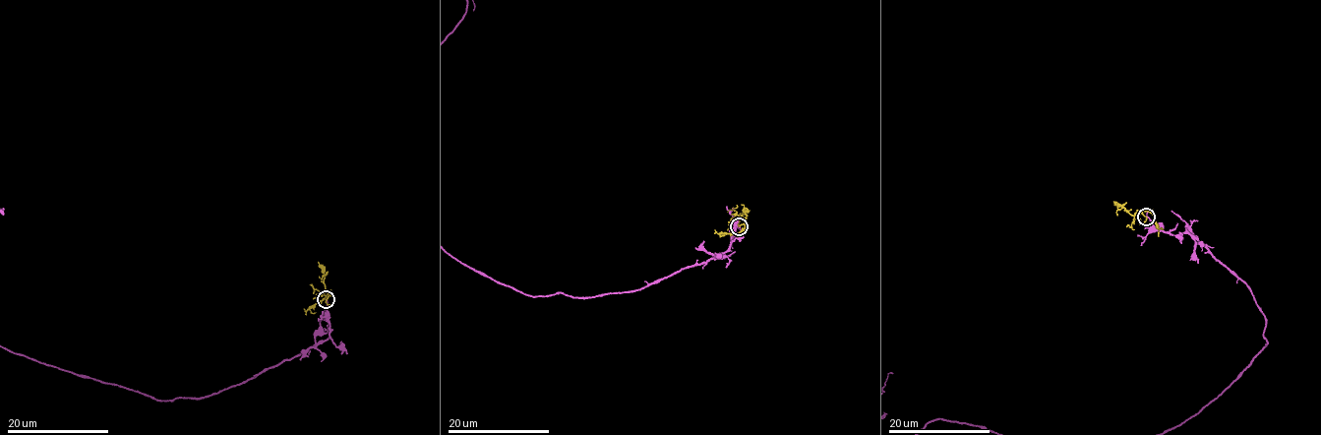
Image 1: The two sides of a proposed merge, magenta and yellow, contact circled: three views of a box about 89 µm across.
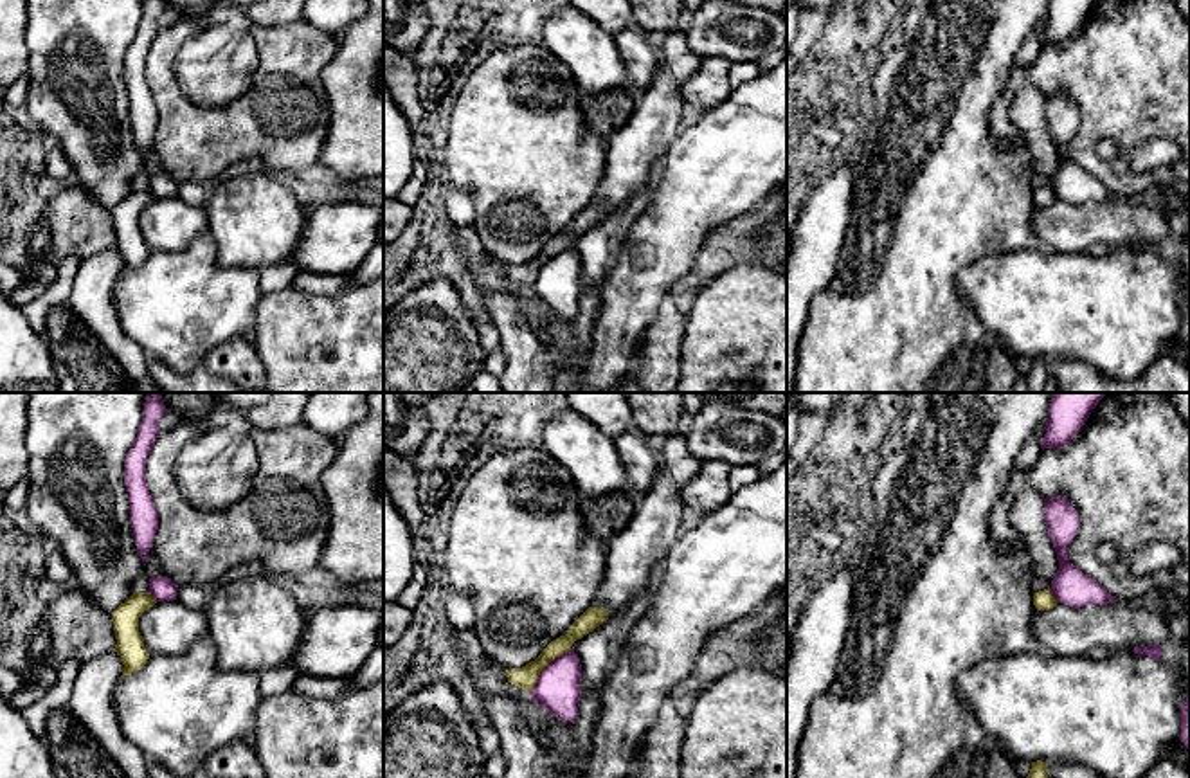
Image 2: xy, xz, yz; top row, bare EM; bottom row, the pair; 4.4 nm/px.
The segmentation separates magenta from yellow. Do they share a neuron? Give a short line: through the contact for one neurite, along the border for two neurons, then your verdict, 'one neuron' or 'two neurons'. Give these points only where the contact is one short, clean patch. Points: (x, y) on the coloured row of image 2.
xz (571, 649), (557, 656), (540, 672), (530, 694) | two neurons

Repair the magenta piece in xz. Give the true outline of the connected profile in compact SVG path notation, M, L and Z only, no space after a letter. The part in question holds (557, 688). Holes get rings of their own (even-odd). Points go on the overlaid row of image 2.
M574 650L551 661L538 675L529 697L563 722L574 722L580 706L581 663Z

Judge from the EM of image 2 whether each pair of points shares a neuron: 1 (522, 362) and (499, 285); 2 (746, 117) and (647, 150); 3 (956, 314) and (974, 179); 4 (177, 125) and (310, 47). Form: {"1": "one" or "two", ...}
{"1": "one", "2": "two", "3": "one", "4": "one"}

